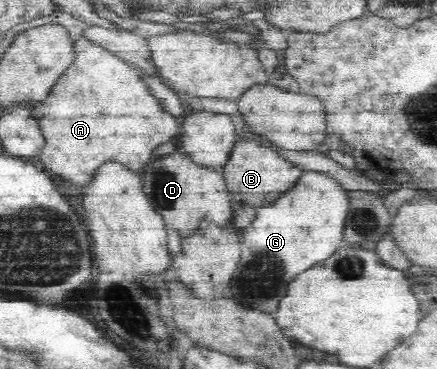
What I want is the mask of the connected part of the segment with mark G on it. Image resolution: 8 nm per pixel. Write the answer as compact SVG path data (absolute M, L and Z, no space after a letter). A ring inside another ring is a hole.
M305 170L289 190L279 193L273 202L256 207L257 216L251 222L251 226L240 230L241 240L245 244L241 243L241 262L231 280L233 298L240 304L248 305L249 308L259 308L263 312L273 313L285 296L287 284L295 278L295 274L299 274L305 268L311 268L321 260L327 260L339 247L345 245L343 230L348 220L349 206L351 206L349 190L343 188L340 182L325 172Z

